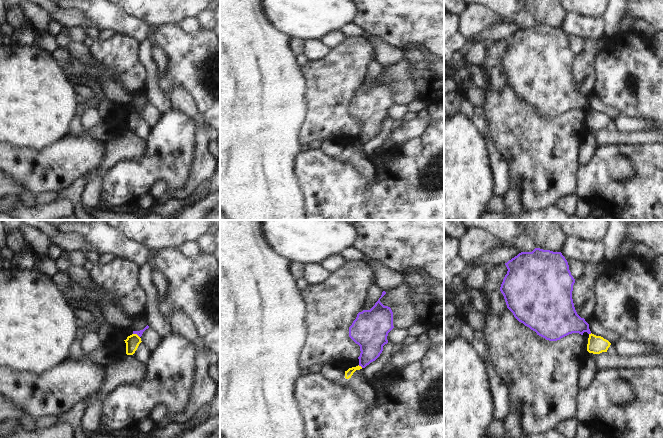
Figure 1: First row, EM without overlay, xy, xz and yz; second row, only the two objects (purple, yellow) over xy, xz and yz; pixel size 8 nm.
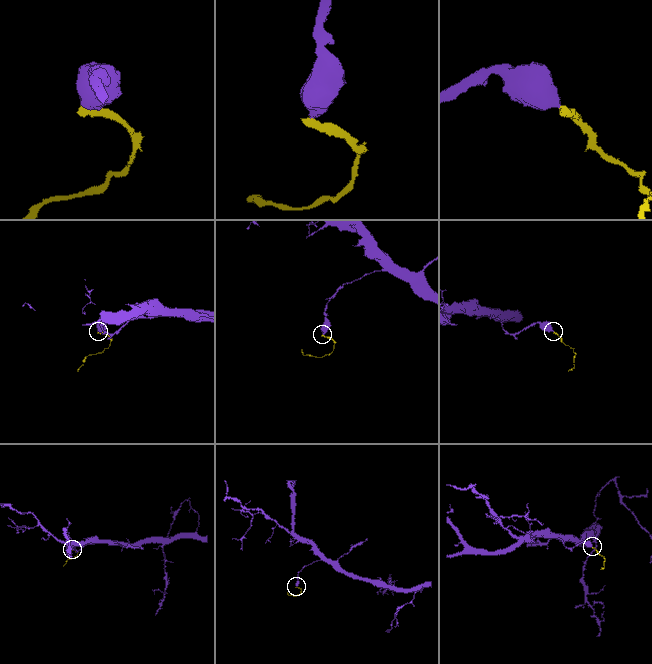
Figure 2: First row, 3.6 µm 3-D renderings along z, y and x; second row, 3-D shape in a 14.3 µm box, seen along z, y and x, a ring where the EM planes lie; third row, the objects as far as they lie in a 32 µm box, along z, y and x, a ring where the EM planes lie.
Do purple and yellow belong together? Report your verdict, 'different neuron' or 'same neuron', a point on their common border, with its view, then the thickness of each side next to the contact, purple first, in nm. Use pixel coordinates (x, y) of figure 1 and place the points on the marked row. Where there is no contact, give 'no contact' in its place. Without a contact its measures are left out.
different neuron; contact xy (136, 333); calibres 50 and 110 nm

